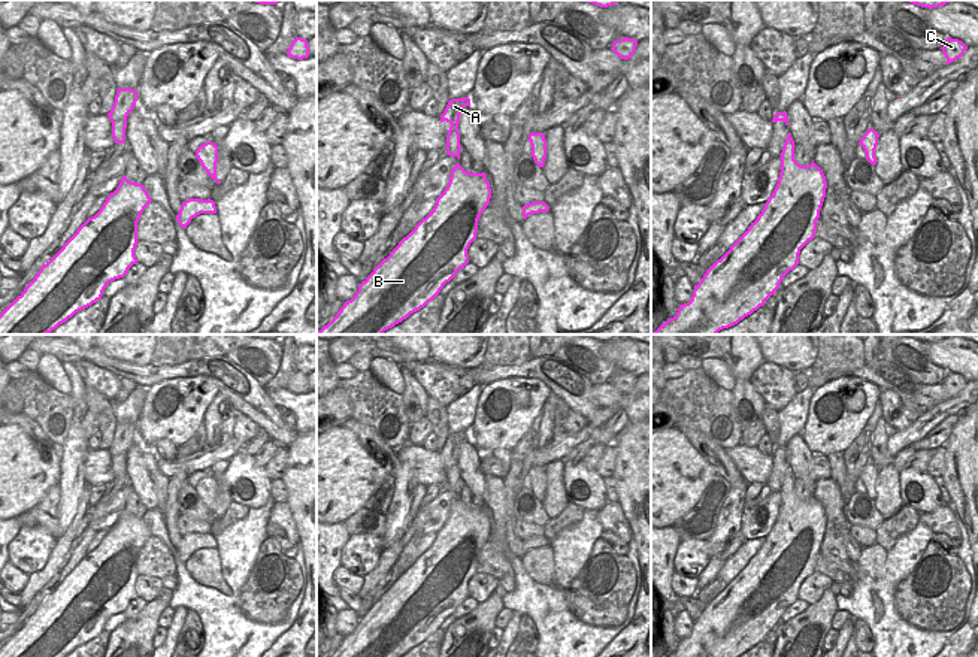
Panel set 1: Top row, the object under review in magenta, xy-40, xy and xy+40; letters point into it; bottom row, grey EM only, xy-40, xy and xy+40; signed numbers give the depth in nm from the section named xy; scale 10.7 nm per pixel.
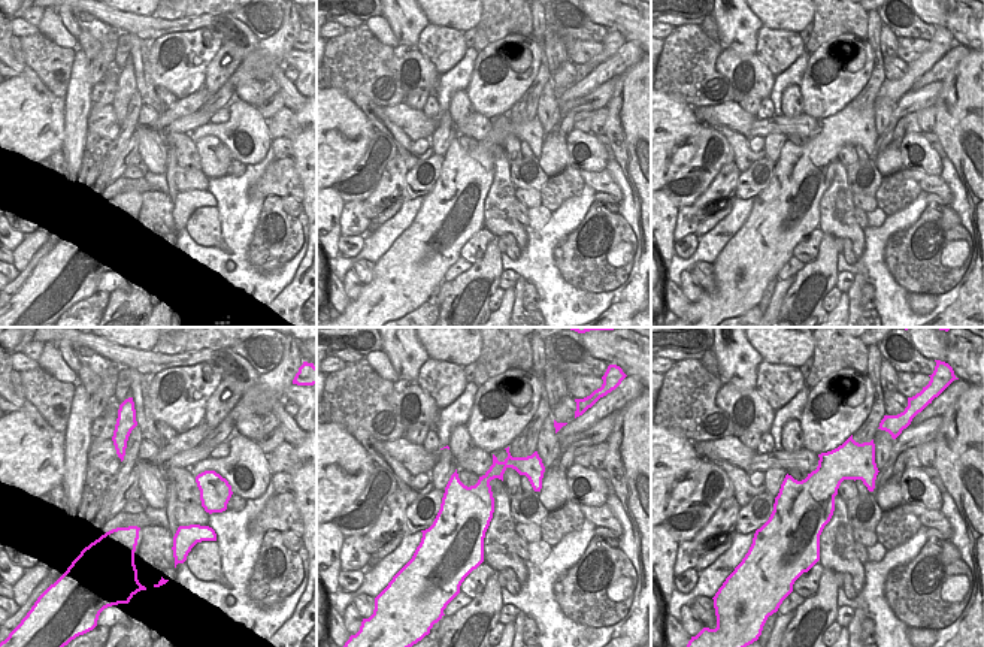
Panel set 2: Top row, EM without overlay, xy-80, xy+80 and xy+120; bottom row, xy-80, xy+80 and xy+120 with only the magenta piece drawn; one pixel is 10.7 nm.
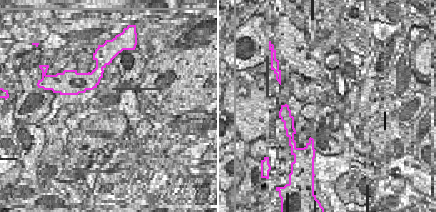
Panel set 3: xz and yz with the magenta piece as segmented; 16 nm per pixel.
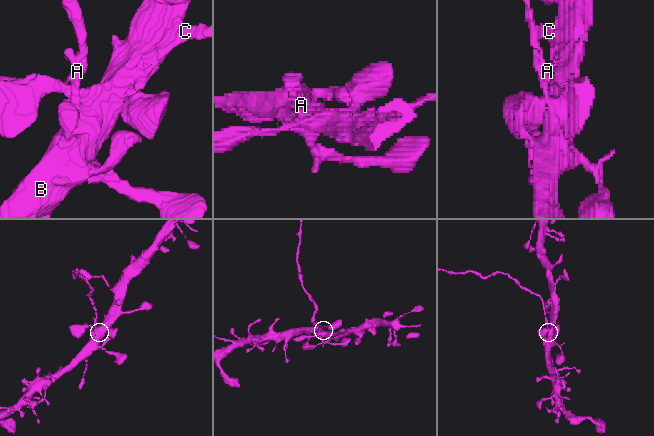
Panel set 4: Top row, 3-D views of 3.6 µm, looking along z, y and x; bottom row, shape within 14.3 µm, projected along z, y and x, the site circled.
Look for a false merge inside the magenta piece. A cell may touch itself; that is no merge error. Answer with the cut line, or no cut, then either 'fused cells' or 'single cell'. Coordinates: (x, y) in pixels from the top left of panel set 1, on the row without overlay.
xy (460, 480), (447, 484) | fused cells

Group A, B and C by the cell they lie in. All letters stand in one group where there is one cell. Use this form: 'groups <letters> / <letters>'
groups A / B C

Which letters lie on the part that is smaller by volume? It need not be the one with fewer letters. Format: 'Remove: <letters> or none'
Remove: A

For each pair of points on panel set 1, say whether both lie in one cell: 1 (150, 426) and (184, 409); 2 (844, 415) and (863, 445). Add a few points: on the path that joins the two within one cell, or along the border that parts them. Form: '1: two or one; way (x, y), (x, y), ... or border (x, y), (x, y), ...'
1: one; way (159, 421), (175, 412)
2: two; border (874, 405), (874, 412), (865, 427), (842, 451)

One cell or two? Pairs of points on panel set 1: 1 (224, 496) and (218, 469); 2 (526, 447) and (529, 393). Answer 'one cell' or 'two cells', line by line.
1: one cell
2: two cells

